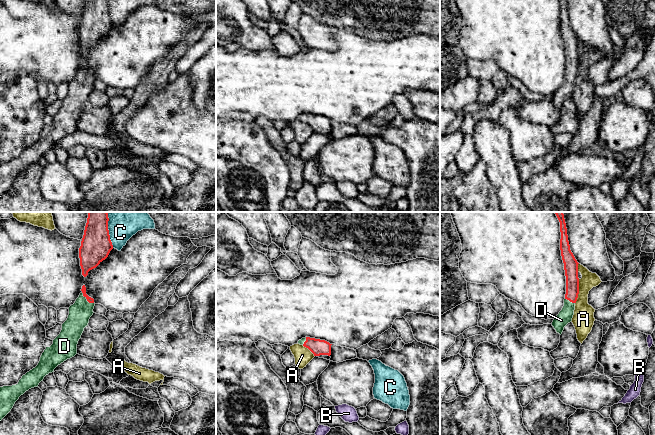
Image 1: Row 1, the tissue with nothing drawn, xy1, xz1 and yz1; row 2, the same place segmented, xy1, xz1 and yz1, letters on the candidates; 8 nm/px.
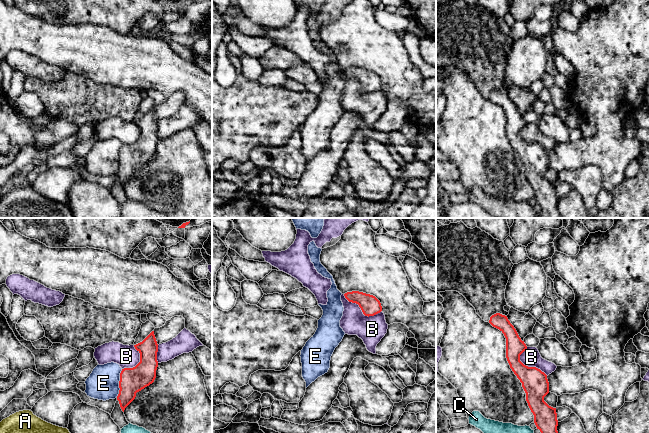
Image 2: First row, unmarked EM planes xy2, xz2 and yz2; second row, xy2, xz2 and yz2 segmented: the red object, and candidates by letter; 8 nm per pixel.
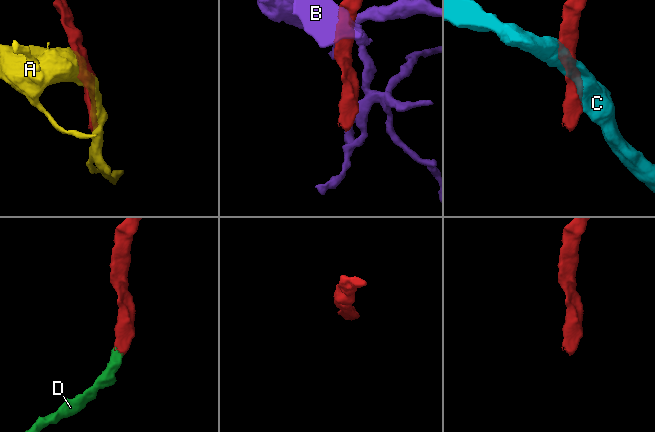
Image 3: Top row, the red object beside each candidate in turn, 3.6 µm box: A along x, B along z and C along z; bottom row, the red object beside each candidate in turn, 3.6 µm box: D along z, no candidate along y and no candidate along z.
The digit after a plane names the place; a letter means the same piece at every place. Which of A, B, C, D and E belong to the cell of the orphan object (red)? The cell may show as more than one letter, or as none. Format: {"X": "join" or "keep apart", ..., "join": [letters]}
{"A": "keep apart", "B": "keep apart", "C": "keep apart", "D": "join", "E": "keep apart", "join": ["D"]}

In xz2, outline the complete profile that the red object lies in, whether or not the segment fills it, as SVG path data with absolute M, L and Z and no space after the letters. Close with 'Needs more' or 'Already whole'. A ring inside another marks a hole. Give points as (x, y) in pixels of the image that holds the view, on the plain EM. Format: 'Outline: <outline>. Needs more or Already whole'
Outline: M352 67L344 72L349 78L358 80L365 92L374 92L382 87L380 77L373 71Z. Already whole

